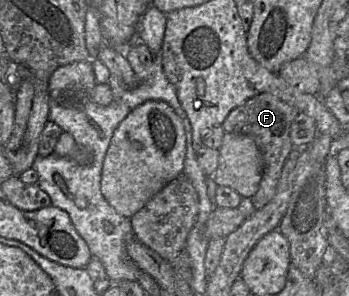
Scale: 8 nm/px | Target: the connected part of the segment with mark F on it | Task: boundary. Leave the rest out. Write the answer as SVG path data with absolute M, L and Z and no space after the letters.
M264 92L232 109L221 124L226 133L251 136L259 147L263 159L263 172L258 191L251 197L256 210L264 207L275 196L284 163L294 147L290 137L290 129L299 113L297 108L271 93Z

